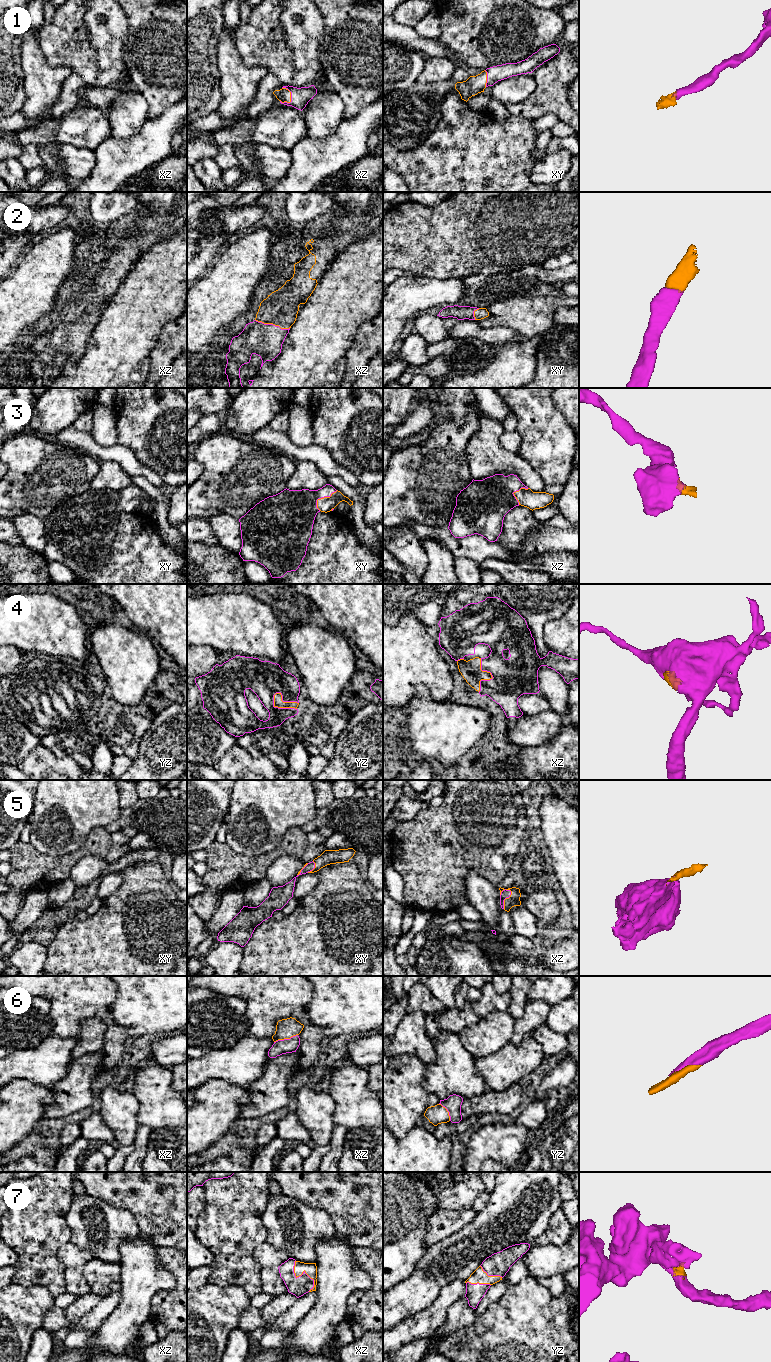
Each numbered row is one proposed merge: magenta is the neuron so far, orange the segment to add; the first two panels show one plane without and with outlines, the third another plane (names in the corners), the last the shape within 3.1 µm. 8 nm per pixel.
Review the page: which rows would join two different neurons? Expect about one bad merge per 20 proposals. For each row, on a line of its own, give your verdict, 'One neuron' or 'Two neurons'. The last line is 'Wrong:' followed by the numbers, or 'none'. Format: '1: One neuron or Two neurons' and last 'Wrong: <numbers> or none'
1: One neuron
2: One neuron
3: One neuron
4: One neuron
5: One neuron
6: One neuron
7: One neuron
Wrong: none

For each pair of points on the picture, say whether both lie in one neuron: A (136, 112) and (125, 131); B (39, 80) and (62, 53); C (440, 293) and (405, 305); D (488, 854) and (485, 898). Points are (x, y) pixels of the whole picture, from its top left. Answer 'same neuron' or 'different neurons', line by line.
A: same neuron
B: different neurons
C: same neuron
D: different neurons

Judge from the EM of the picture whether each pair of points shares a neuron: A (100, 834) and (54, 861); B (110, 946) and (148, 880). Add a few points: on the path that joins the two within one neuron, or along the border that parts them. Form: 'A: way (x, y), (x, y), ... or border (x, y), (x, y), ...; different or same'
A: way (89, 844), (75, 857), (65, 861); same
B: way (113, 928), (113, 912), (130, 893); same

